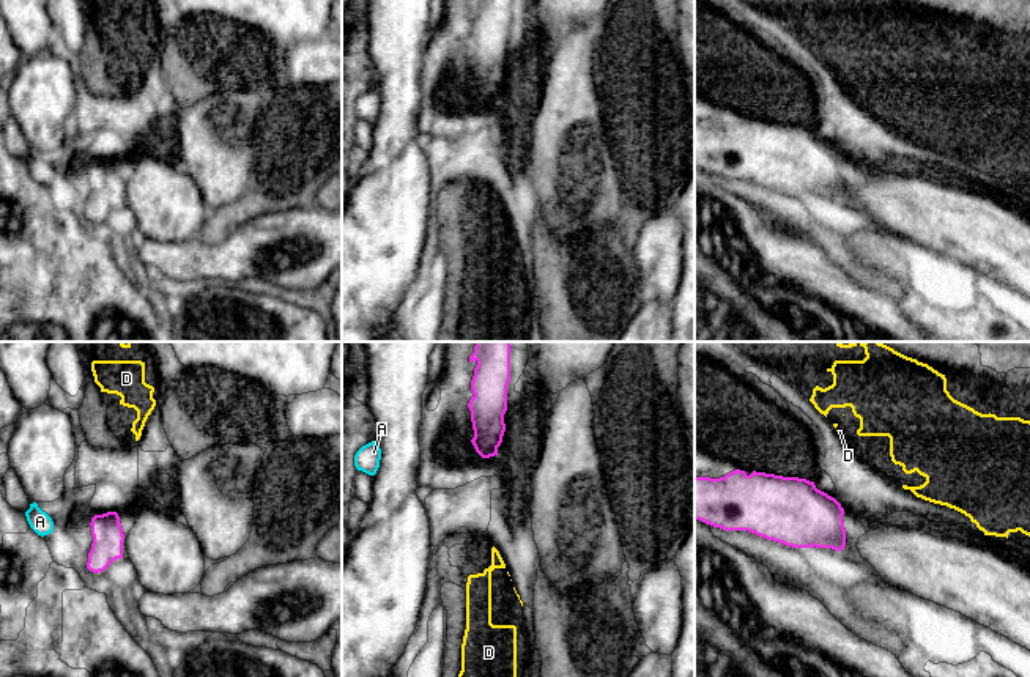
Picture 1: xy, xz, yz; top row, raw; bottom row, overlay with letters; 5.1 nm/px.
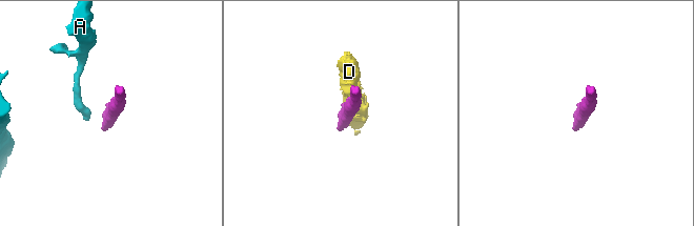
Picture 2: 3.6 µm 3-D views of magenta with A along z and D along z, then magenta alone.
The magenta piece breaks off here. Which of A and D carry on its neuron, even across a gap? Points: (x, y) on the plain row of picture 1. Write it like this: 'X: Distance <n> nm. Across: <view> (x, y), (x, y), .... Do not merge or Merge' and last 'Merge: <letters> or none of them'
A: Distance 190 nm. Across: xy (90, 170), (52, 170). Do not merge
D: Distance 280 nm. Across: yz (813, 129), (838, 81). Do not merge
Merge: none of them

